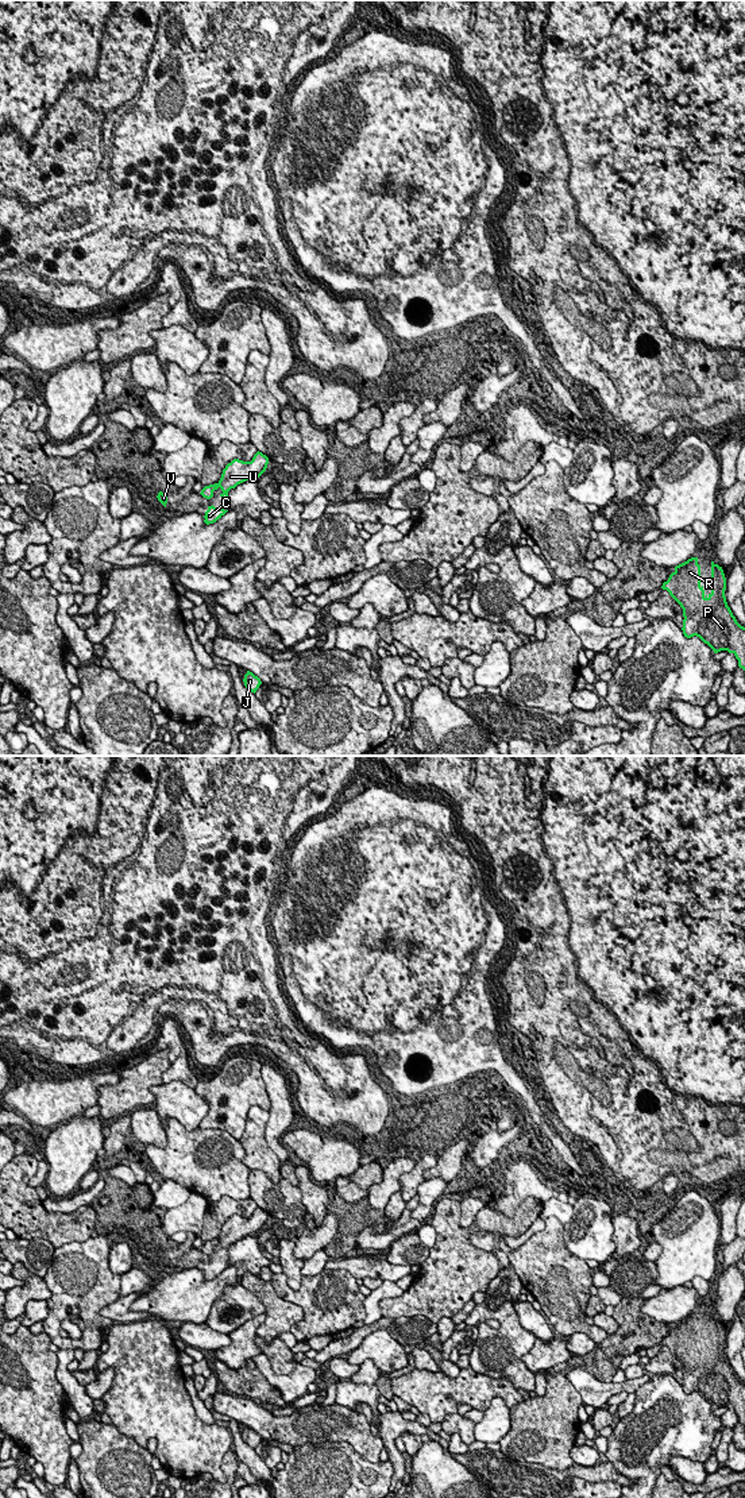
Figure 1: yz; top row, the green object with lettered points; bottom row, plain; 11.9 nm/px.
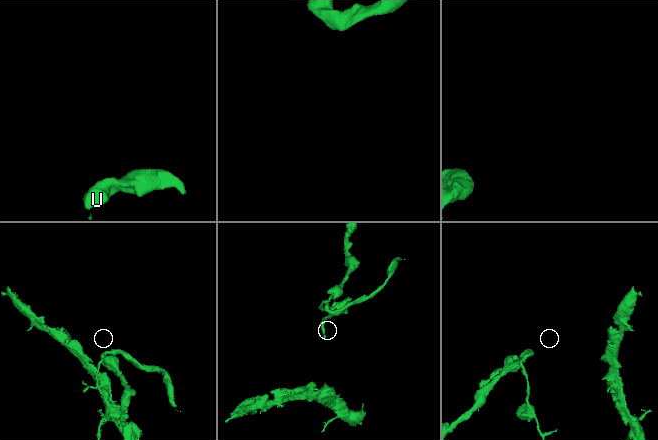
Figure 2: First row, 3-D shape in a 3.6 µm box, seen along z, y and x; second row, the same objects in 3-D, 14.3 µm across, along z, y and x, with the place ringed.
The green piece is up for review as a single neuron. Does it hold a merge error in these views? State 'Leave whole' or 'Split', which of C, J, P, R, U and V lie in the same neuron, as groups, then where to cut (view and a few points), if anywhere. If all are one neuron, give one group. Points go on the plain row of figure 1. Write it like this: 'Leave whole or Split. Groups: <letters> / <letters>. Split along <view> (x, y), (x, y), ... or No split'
Split. Groups: C U V / J P R. Split along yz (216, 1239), (219, 1242)

